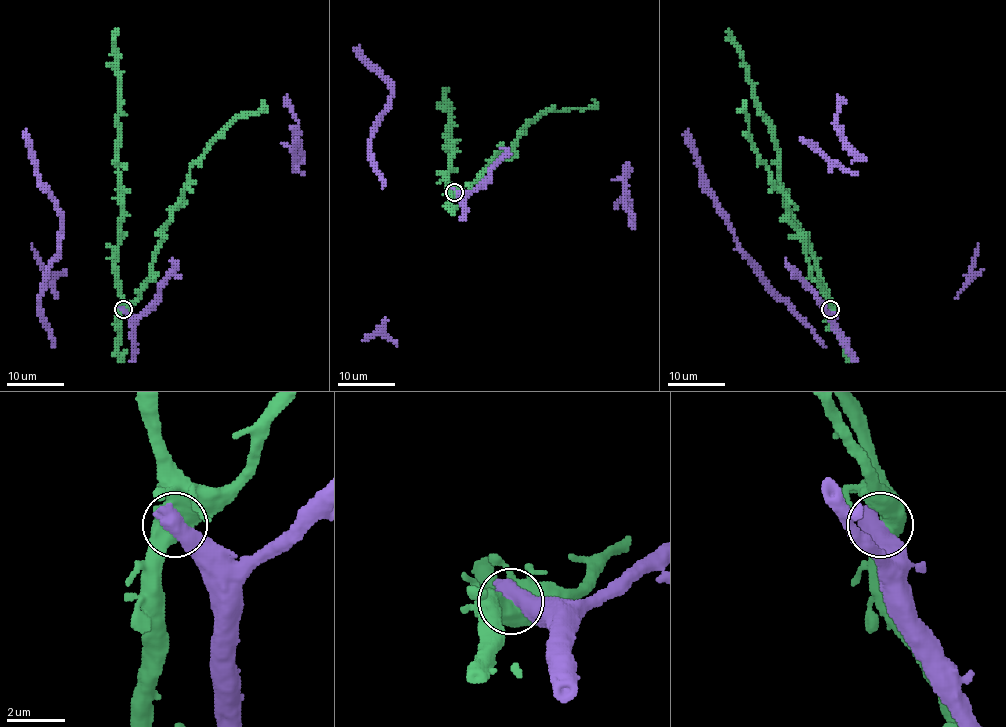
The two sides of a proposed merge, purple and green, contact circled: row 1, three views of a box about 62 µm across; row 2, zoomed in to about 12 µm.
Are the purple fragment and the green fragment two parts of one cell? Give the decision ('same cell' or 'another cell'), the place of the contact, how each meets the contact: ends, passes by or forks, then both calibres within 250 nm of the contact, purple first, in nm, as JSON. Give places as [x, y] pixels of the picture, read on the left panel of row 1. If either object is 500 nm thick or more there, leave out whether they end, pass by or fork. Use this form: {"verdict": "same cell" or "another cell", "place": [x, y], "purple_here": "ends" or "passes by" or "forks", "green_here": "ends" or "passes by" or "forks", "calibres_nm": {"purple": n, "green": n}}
{"verdict": "another cell", "place": [123, 309], "calibres_nm": {"purple": 750, "green": 650}}

